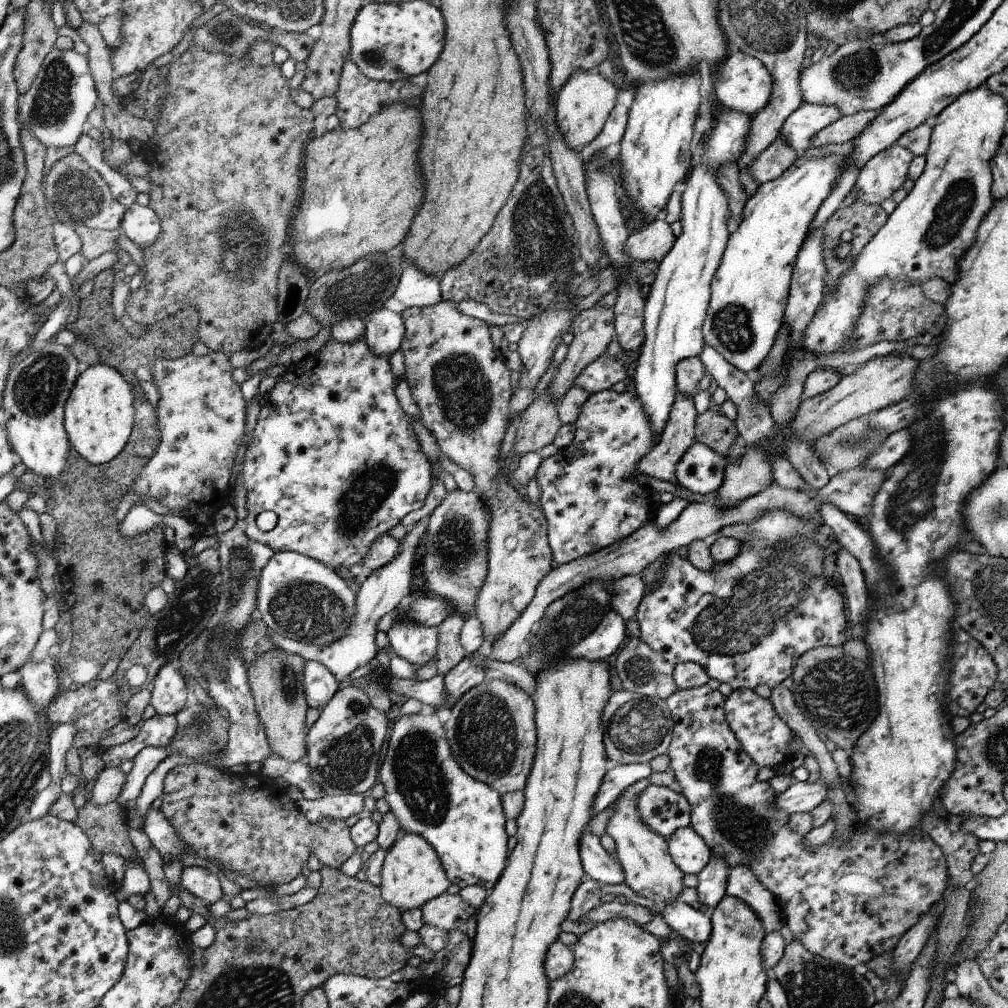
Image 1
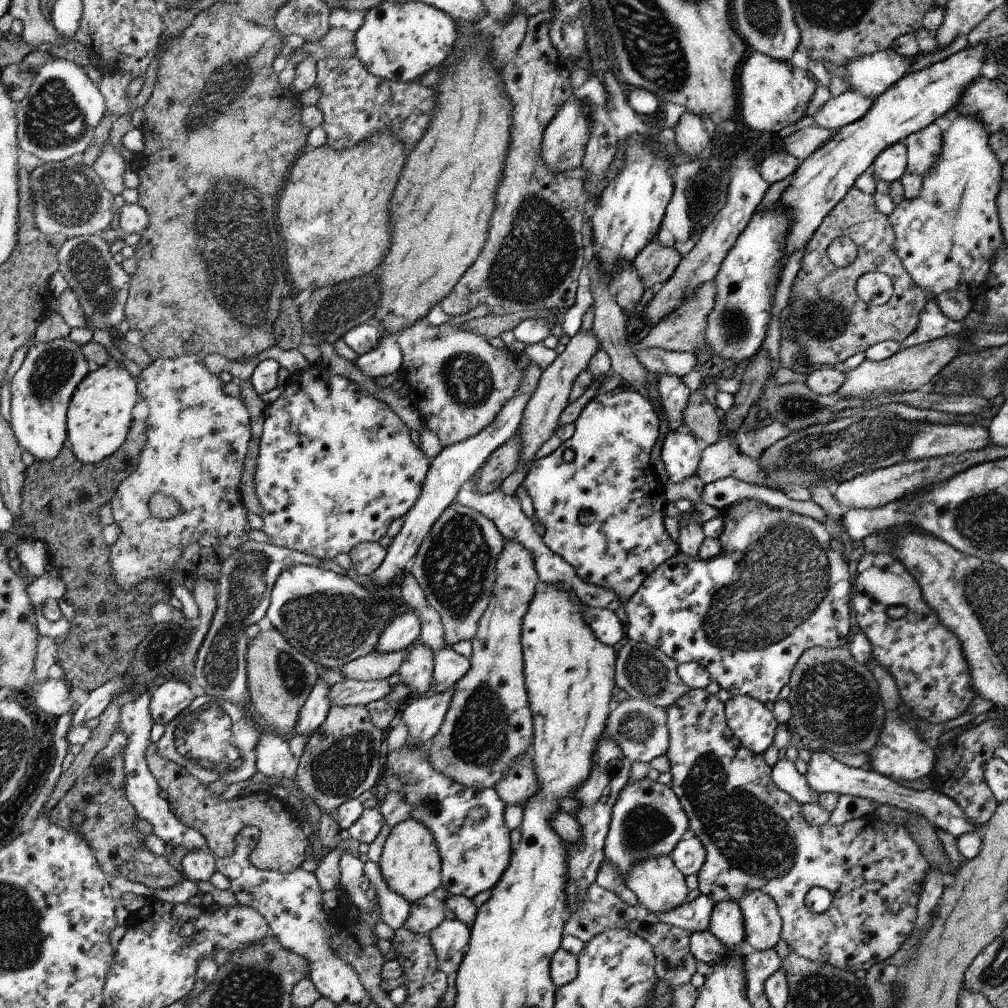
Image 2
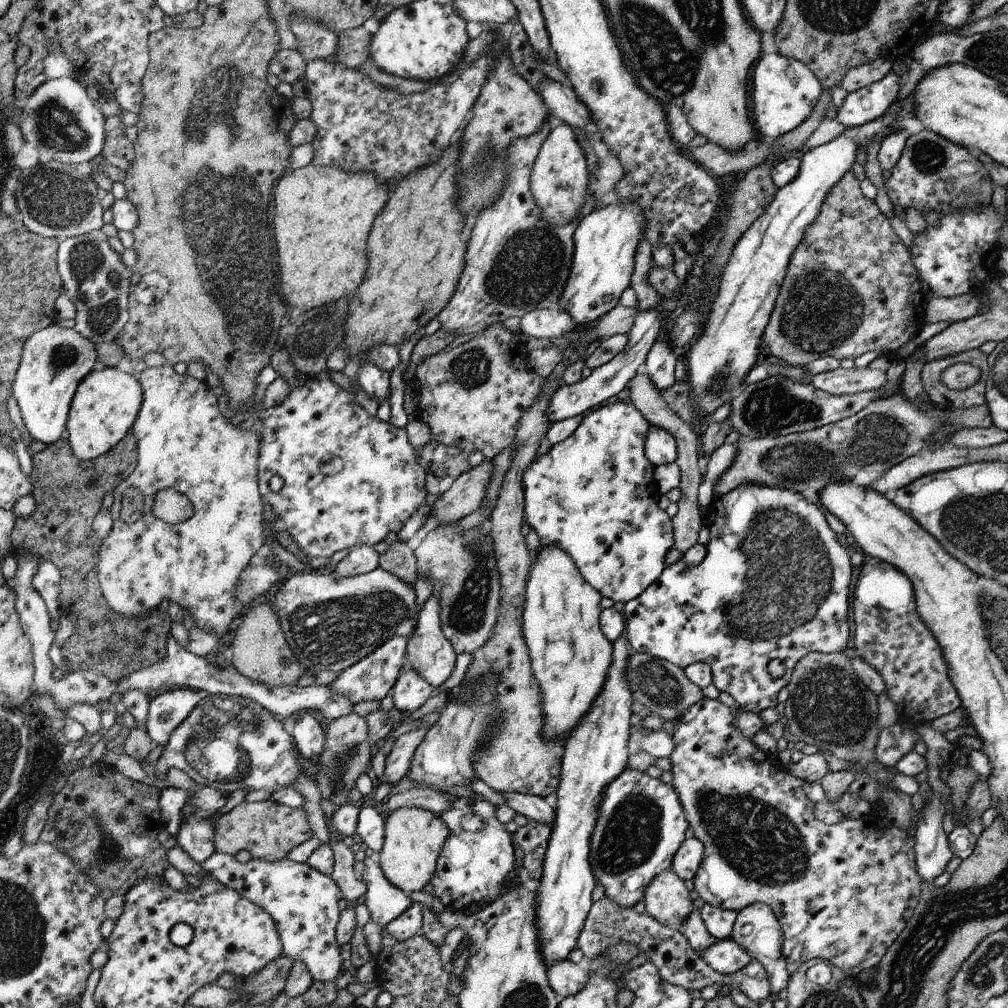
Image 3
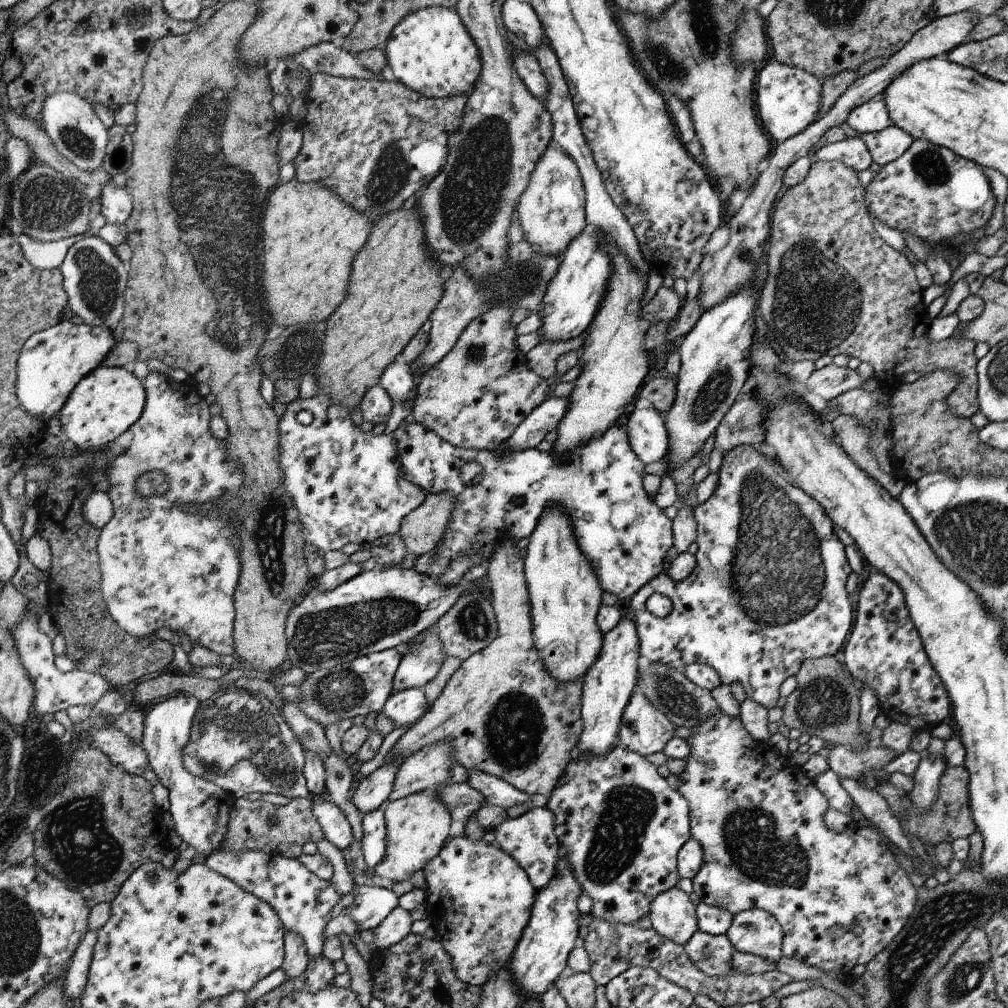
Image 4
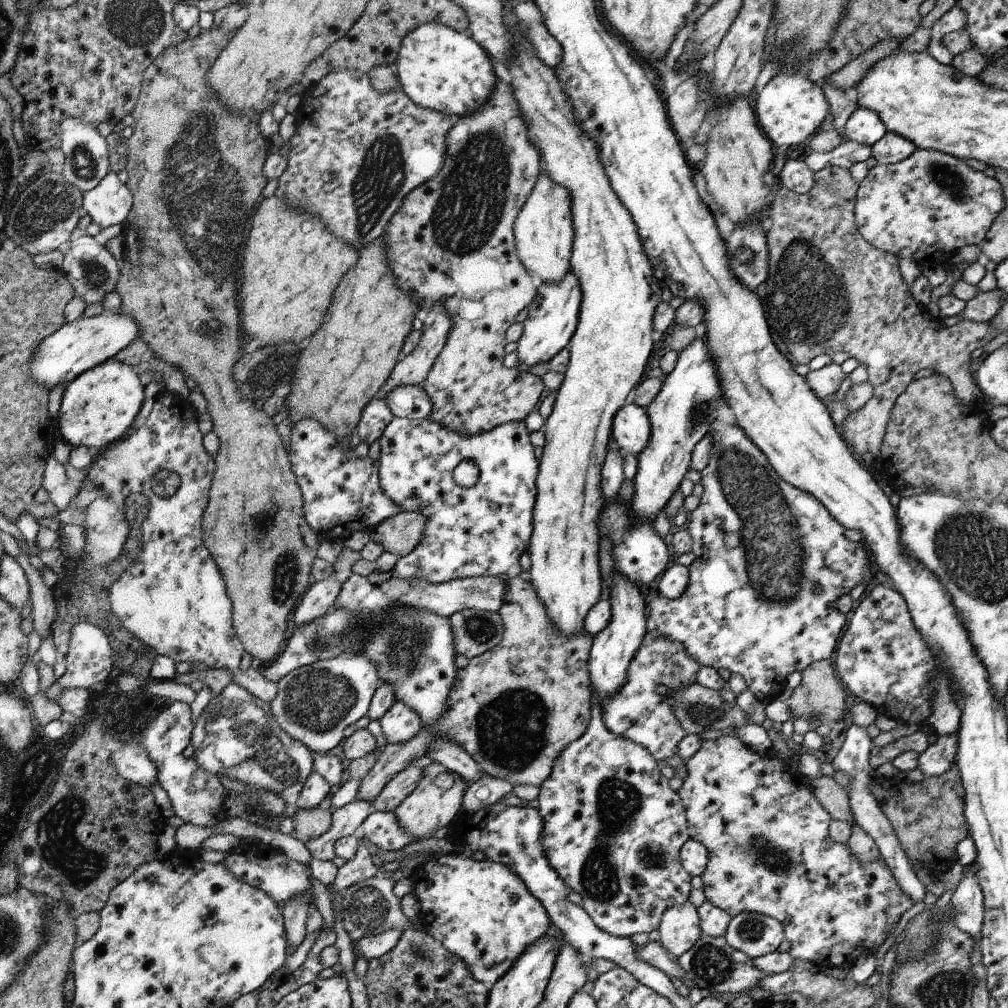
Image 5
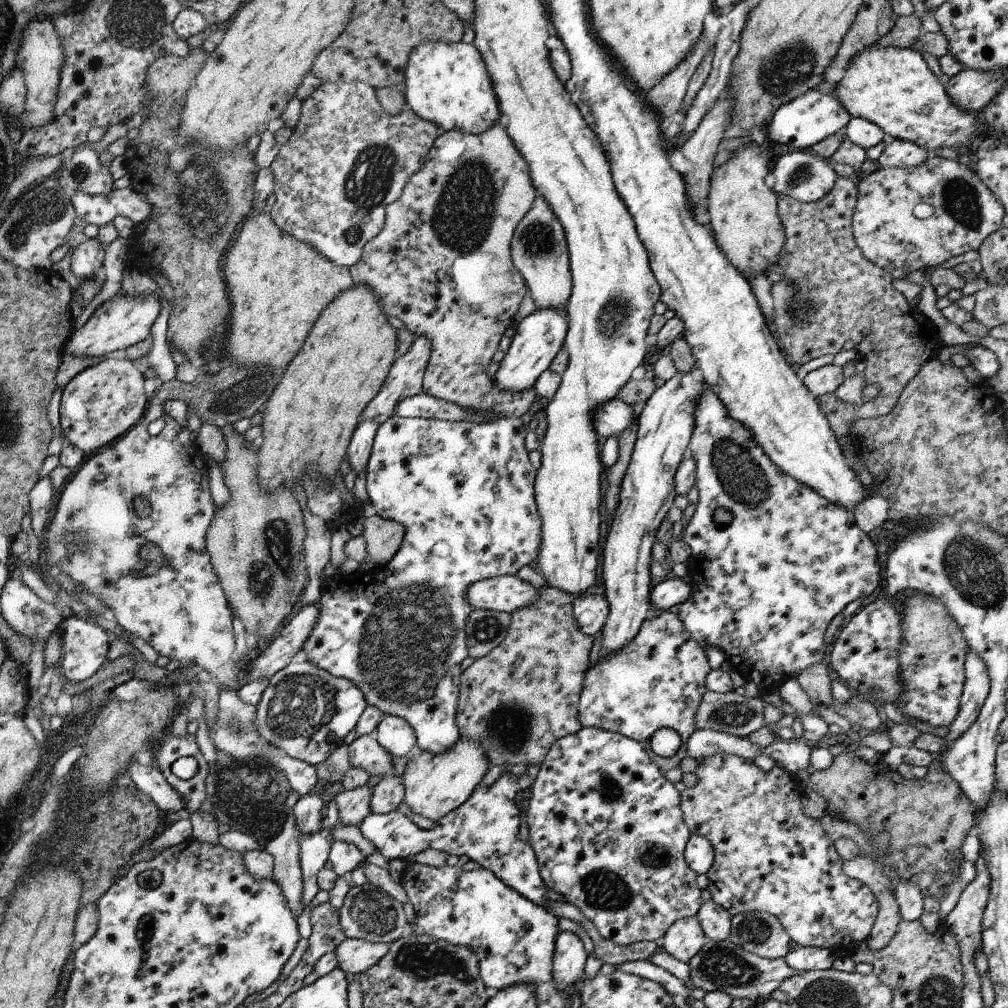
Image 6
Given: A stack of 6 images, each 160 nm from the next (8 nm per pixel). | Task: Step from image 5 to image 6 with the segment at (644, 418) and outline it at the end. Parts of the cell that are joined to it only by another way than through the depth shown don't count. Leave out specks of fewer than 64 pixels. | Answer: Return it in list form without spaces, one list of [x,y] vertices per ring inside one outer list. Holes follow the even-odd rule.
[[[618,398],[607,400],[593,412],[594,426],[600,436],[618,436],[632,422],[631,405]]]

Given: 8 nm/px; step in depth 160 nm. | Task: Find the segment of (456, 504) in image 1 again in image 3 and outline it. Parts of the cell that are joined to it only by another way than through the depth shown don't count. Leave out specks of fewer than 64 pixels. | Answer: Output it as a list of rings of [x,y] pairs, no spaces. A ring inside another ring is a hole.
[[[460,521],[453,524],[440,524],[428,532],[422,544],[413,551],[416,558],[417,575],[428,577],[432,584],[431,594],[436,594],[440,600],[440,628],[456,655],[462,652],[473,654],[485,647],[496,629],[497,620],[501,614],[501,600],[505,596],[493,538],[481,526],[467,531],[461,531],[459,526]]]

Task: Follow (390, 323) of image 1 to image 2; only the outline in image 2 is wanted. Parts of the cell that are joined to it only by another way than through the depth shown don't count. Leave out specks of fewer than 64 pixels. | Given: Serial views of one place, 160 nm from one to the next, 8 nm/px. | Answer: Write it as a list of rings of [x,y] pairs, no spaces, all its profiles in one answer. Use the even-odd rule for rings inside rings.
[[[388,332],[380,333],[382,336],[379,338],[377,348],[354,360],[357,368],[374,380],[380,376],[398,373],[403,361],[401,348],[393,342],[394,335]]]

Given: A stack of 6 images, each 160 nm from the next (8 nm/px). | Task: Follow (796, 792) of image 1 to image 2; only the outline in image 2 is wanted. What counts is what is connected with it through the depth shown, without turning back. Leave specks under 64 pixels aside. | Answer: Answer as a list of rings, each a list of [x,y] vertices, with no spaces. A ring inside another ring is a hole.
[[[822,749],[813,751],[807,762],[809,768],[805,774],[808,784],[819,794],[838,793],[840,795],[852,795],[860,798],[873,800],[876,804],[891,804],[903,808],[908,812],[916,812],[925,816],[936,829],[942,829],[952,836],[960,836],[969,832],[982,833],[983,826],[974,826],[967,818],[962,809],[946,794],[936,788],[917,791],[904,787],[887,776],[873,771],[871,768],[849,767],[836,758],[833,754]]]

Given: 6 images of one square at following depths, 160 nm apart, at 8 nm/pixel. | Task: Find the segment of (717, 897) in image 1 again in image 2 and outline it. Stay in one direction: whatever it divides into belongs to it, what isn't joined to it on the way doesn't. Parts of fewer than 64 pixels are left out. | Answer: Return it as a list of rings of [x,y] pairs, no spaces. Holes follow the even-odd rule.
[[[700,895],[684,906],[676,907],[667,913],[658,914],[658,918],[669,925],[680,927],[692,933],[701,933],[709,928],[709,920],[715,902]]]

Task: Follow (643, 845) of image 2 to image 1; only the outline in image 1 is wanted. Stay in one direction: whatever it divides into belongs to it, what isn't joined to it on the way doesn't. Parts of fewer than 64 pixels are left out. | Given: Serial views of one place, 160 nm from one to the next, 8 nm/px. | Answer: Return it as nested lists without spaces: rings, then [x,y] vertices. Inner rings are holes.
[[[650,783],[637,798],[640,820],[660,836],[668,838],[678,828],[691,826],[691,806],[674,787]]]

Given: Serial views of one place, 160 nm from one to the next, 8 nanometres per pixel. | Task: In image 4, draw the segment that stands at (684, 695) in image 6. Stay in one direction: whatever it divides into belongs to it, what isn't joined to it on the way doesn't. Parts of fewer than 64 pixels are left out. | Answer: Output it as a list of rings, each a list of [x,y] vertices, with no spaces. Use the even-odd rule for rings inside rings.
[[[636,687],[625,712],[620,740],[626,749],[644,757],[661,752],[666,742],[676,734],[676,726],[658,708],[646,700]]]

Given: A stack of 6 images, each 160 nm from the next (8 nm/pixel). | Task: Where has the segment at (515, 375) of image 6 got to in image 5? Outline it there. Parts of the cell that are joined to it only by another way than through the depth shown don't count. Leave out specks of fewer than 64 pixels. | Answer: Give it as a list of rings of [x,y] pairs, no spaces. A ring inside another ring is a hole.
[[[574,270],[556,284],[538,283],[535,300],[529,305],[528,318],[523,322],[524,330],[516,348],[519,369],[548,363],[560,350],[568,347],[581,322],[582,296],[581,281],[574,276]]]

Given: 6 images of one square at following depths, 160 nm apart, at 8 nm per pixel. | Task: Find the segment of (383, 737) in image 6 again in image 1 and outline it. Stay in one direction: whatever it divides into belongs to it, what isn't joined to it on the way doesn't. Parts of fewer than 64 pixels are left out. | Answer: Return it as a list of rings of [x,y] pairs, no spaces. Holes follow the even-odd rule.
[[[400,616],[387,632],[392,654],[396,654],[420,668],[437,658],[438,628],[426,627]]]

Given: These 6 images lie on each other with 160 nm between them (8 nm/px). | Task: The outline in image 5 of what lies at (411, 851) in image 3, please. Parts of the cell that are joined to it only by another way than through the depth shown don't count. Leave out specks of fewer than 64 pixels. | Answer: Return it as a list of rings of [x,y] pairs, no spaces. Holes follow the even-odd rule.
[[[444,765],[426,766],[421,783],[396,811],[397,820],[410,837],[416,841],[432,838],[437,830],[450,826],[461,815],[461,805],[468,791],[468,785],[458,774],[448,772]]]

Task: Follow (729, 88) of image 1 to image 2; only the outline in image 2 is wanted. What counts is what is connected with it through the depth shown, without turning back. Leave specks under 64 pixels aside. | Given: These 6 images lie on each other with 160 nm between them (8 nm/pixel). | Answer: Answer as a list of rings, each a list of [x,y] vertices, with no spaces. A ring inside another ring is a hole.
[[[750,52],[740,65],[738,71],[738,115],[744,122],[756,132],[778,133],[782,128],[798,122],[806,116],[809,102],[816,90],[816,81],[808,76],[809,71],[798,66],[793,66],[790,61],[772,58],[764,53]]]

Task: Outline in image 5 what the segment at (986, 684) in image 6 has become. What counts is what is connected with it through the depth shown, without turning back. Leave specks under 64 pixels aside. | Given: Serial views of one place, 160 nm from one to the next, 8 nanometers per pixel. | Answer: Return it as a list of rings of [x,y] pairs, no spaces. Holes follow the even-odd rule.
[[[958,735],[939,736],[924,753],[919,754],[917,769],[923,776],[941,776],[948,768],[951,768],[958,749]]]

